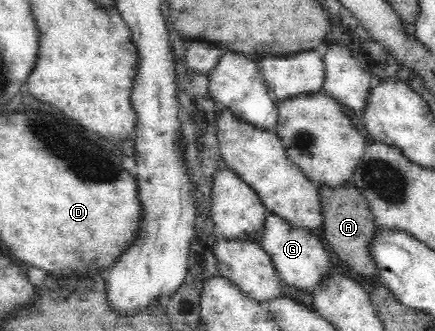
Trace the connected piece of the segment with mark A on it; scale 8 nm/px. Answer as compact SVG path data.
M348 180L339 186L332 187L324 184L317 187L317 194L321 205L322 240L330 245L338 257L348 263L354 271L362 275L374 275L376 266L370 256L368 245L373 238L377 226L371 214L367 199L364 194Z

